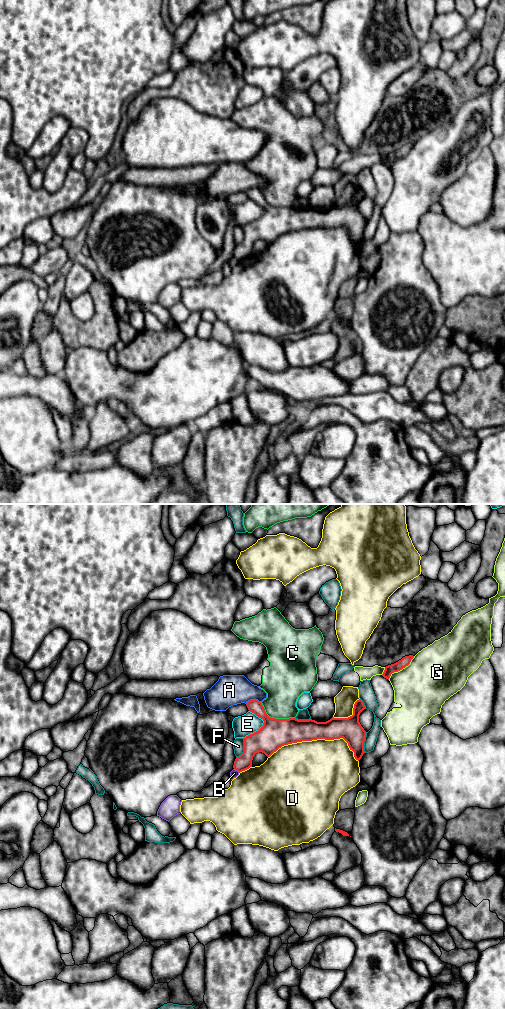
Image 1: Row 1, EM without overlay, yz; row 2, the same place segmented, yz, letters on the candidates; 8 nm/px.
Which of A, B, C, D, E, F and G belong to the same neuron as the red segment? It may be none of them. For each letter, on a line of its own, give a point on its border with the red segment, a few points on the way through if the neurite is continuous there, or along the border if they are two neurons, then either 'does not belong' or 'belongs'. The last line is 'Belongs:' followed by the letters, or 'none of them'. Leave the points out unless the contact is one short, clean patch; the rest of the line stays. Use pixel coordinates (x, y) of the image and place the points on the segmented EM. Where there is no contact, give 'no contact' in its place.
A: meets red in yz at (252, 700); does not belong
B: meets red in yz at (237, 770); border along yz (234, 768), (239, 772); does not belong
C: meets red in yz at (274, 718); does not belong
D: meets red in yz at (317, 738); does not belong
E: meets red in yz at (263, 725); does not belong
F: meets red in yz at (244, 748); does not belong
G: meets red in yz at (401, 669); does not belong
Belongs: none of them

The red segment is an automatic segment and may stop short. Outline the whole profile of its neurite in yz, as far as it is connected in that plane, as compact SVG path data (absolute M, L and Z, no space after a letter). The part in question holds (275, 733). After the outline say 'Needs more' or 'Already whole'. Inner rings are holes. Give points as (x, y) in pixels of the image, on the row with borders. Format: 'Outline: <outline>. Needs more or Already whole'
Outline: M361 699L354 704L353 715L348 718L334 718L326 722L298 720L296 718L275 719L269 717L261 702L250 700L248 710L261 718L263 726L244 738L244 752L236 757L233 768L239 773L252 767L256 753L262 752L270 757L284 745L317 739L334 740L343 738L354 752L356 760L365 753L366 731L359 722L360 713L366 709Z. Already whole

